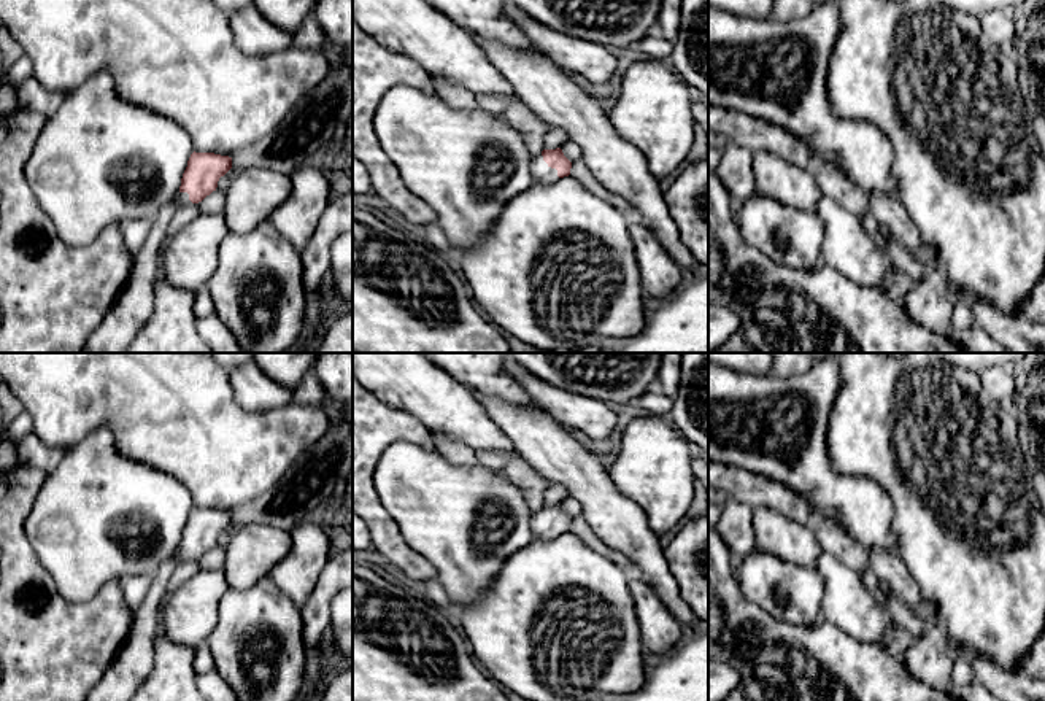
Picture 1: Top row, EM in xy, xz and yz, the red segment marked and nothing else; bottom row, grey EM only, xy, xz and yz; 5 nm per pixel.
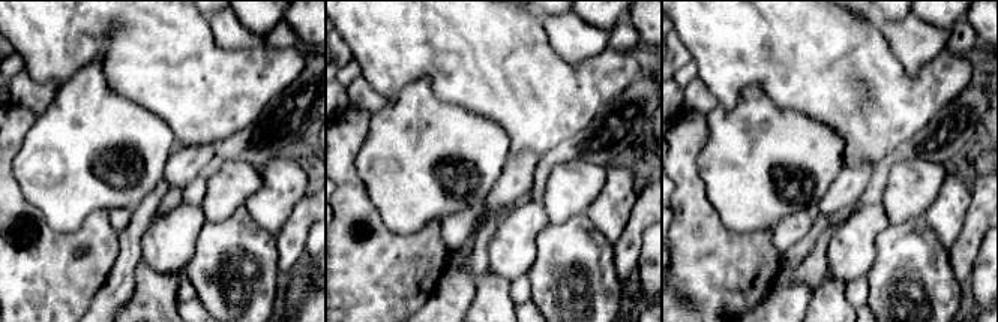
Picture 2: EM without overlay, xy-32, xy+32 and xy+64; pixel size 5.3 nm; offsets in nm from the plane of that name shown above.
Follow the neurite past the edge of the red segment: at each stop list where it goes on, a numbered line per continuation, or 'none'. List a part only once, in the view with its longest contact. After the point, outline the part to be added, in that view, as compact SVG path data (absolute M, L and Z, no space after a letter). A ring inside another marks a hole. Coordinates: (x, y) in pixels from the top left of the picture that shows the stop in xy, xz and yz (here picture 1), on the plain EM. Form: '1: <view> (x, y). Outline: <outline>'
1: xz (540, 528). Outline: M542 509L534 512L530 518L534 539L553 539L559 536L557 526L551 525L545 517Z

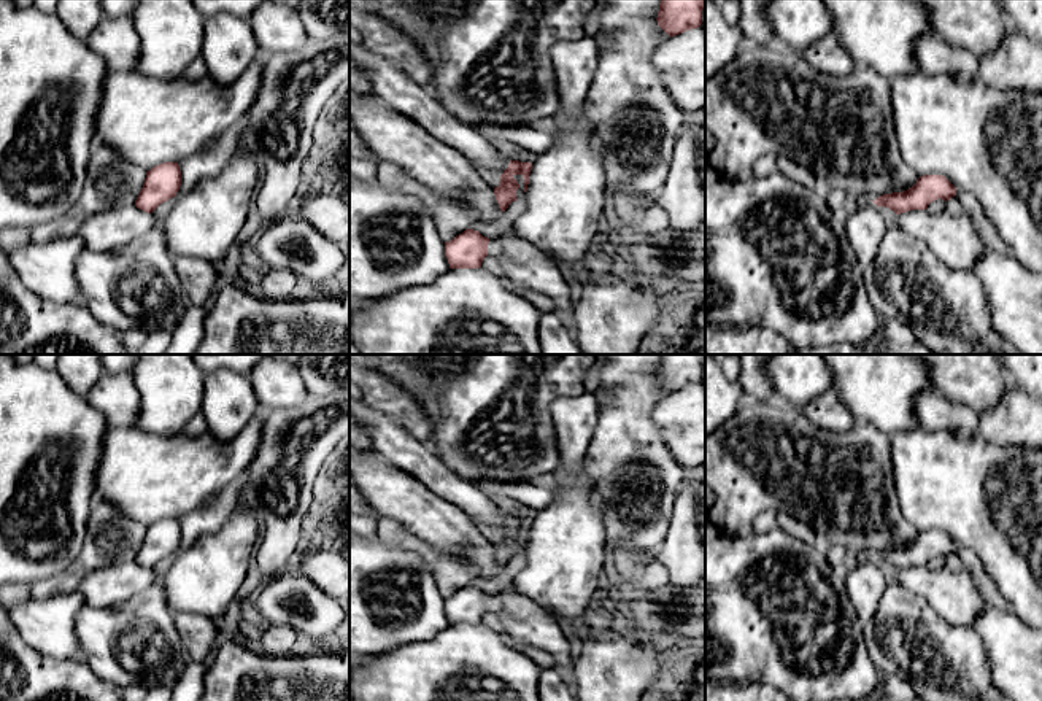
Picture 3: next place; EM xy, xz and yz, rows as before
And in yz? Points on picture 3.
none

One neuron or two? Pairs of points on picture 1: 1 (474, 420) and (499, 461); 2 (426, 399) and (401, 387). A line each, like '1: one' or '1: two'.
1: two
2: one

